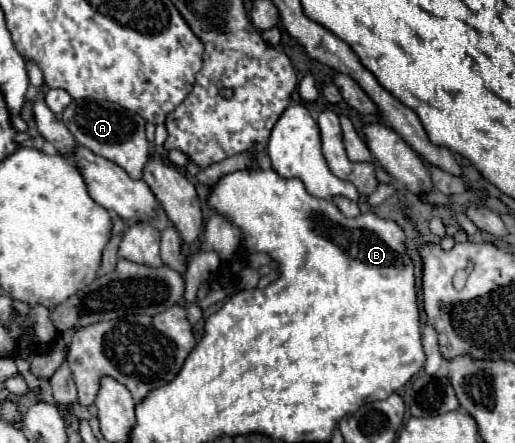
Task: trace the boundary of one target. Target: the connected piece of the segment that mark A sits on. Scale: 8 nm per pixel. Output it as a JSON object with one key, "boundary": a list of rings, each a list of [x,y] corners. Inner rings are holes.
{"boundary":[[[80,99],[80,101],[72,101],[66,107],[66,111],[62,113],[62,121],[80,145],[88,147],[92,153],[96,153],[100,157],[114,161],[132,179],[142,179],[142,171],[150,157],[150,145],[148,145],[148,139],[144,133],[146,121],[140,115],[136,115],[120,105],[114,105],[110,101],[98,103],[92,99]]]}

